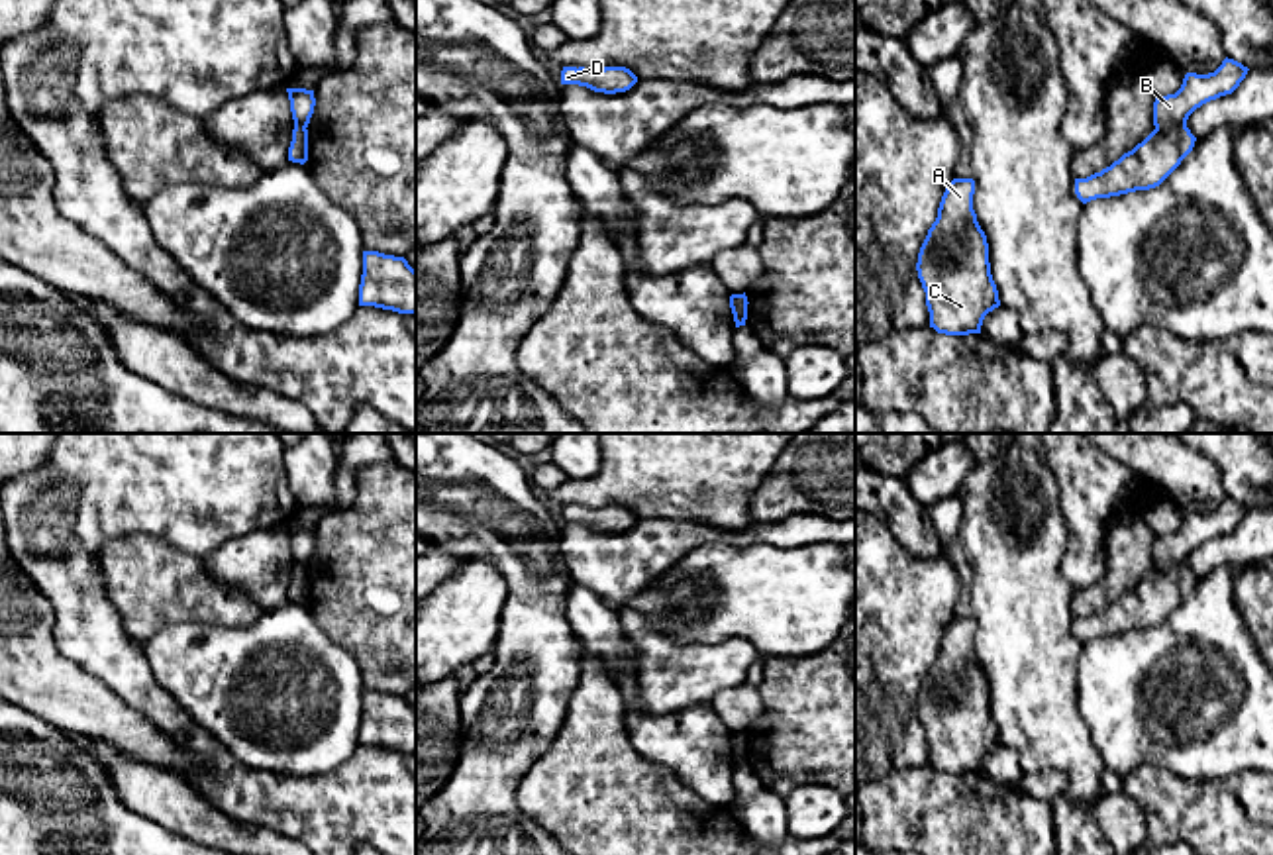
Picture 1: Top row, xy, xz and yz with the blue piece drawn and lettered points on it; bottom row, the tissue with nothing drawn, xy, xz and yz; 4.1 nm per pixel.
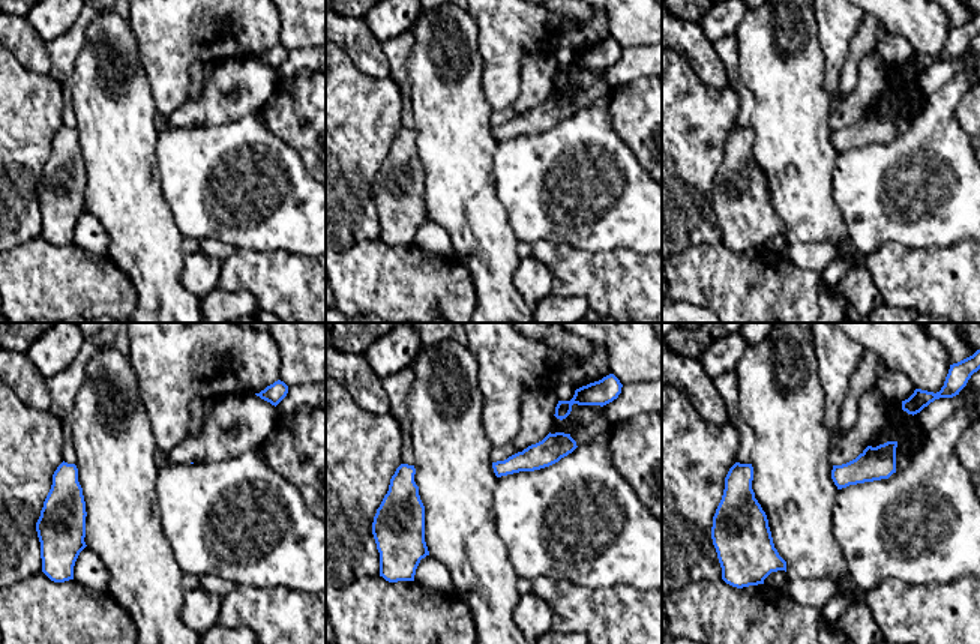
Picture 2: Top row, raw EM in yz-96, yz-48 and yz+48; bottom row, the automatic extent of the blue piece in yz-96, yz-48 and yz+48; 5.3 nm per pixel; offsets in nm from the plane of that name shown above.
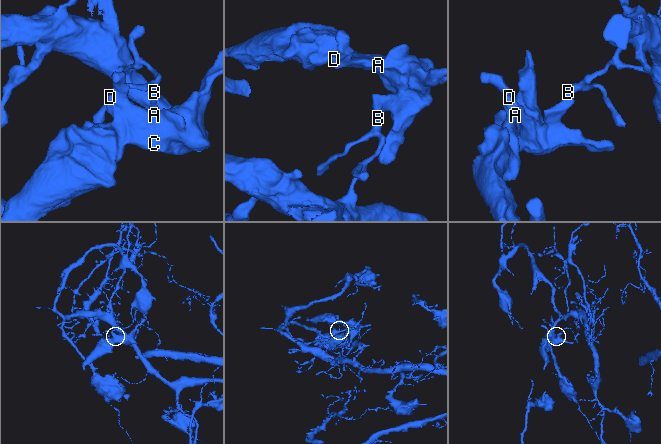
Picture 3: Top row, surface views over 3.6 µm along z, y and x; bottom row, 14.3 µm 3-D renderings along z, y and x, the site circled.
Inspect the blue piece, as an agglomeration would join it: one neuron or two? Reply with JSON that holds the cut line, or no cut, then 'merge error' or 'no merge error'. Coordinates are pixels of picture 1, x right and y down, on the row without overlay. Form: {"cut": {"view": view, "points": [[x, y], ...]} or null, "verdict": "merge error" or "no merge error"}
{"cut": {"view": "yz", "points": [[1185, 561], [1156, 569]]}, "verdict": "merge error"}

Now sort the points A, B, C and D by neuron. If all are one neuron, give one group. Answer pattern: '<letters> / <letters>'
A C D / B

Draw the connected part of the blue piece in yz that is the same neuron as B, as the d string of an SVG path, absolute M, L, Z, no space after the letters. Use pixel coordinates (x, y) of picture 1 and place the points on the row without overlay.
M1226 496L1214 512L1187 512L1181 528L1175 533L1155 537L1155 569L1167 571L1171 567L1187 563L1189 555L1202 543L1232 533L1246 518L1248 510L1249 508L1242 502Z

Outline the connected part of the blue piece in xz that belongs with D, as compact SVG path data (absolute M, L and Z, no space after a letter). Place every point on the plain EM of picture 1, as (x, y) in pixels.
M563 506L561 524L579 524L594 531L616 533L626 531L637 522L637 516L626 506Z

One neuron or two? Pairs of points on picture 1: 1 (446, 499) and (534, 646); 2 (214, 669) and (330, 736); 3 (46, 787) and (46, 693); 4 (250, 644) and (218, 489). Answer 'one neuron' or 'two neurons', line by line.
1: one neuron
2: one neuron
3: two neurons
4: two neurons

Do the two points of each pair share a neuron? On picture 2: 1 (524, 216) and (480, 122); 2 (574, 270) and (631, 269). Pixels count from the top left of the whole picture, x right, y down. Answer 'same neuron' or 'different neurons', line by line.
1: different neurons
2: same neuron

